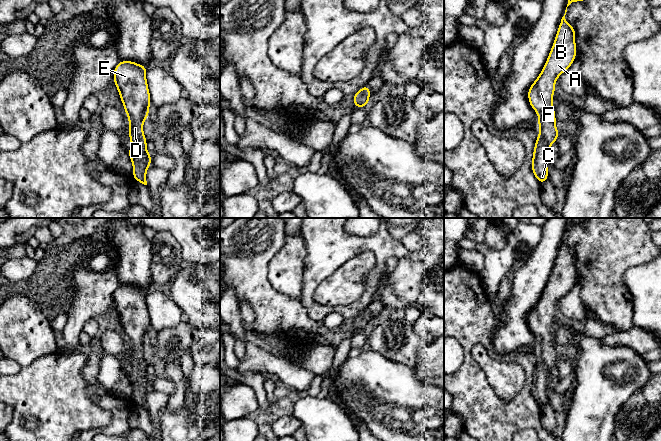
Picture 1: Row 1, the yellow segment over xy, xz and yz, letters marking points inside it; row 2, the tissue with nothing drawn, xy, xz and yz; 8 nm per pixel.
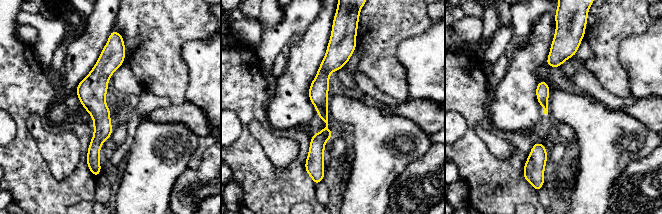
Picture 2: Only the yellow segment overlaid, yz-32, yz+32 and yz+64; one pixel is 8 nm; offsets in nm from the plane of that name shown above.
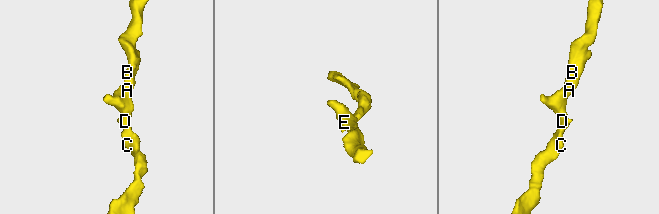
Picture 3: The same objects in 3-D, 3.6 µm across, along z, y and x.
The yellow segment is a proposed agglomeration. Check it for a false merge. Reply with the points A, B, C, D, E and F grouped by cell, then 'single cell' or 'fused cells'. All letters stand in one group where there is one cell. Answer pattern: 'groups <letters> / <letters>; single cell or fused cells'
groups A B C D E F; single cell

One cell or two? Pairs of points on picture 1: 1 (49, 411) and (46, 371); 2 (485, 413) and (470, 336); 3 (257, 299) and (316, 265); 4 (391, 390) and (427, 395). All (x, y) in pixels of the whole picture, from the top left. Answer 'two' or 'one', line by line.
1: one
2: one
3: two
4: one

